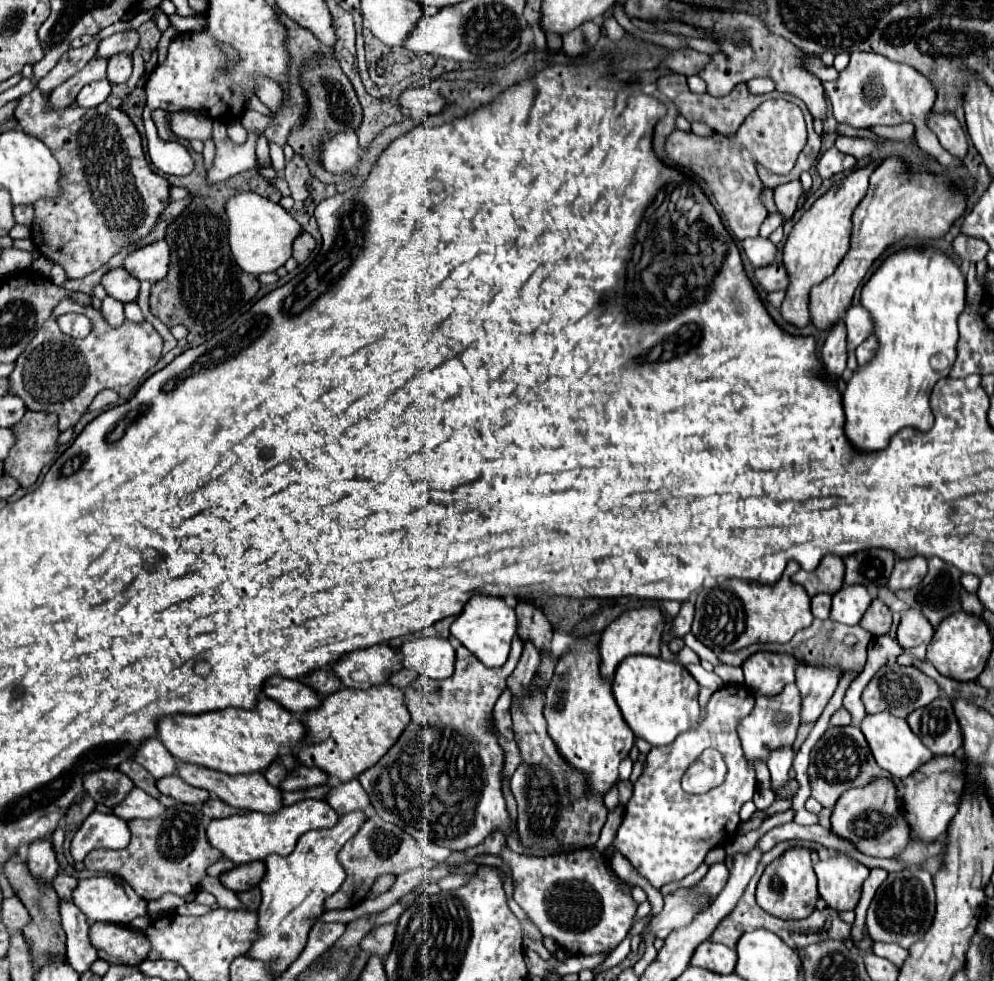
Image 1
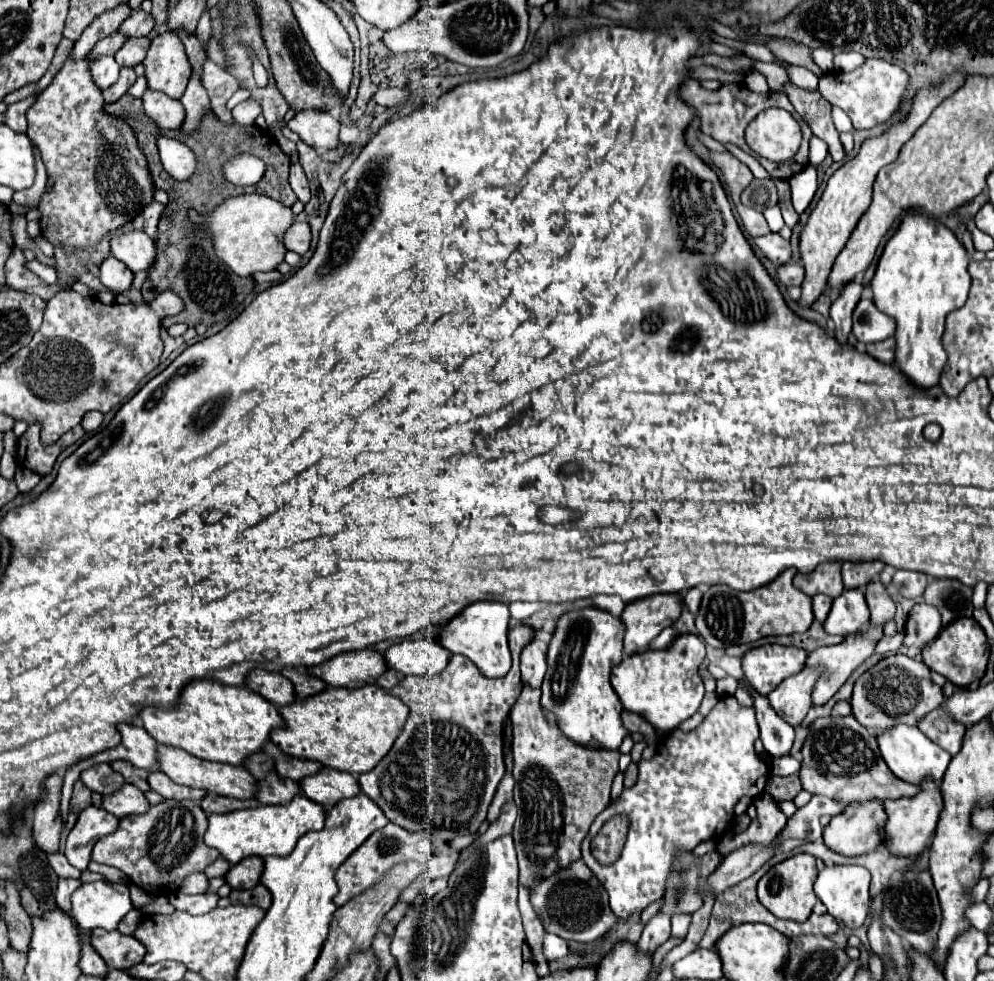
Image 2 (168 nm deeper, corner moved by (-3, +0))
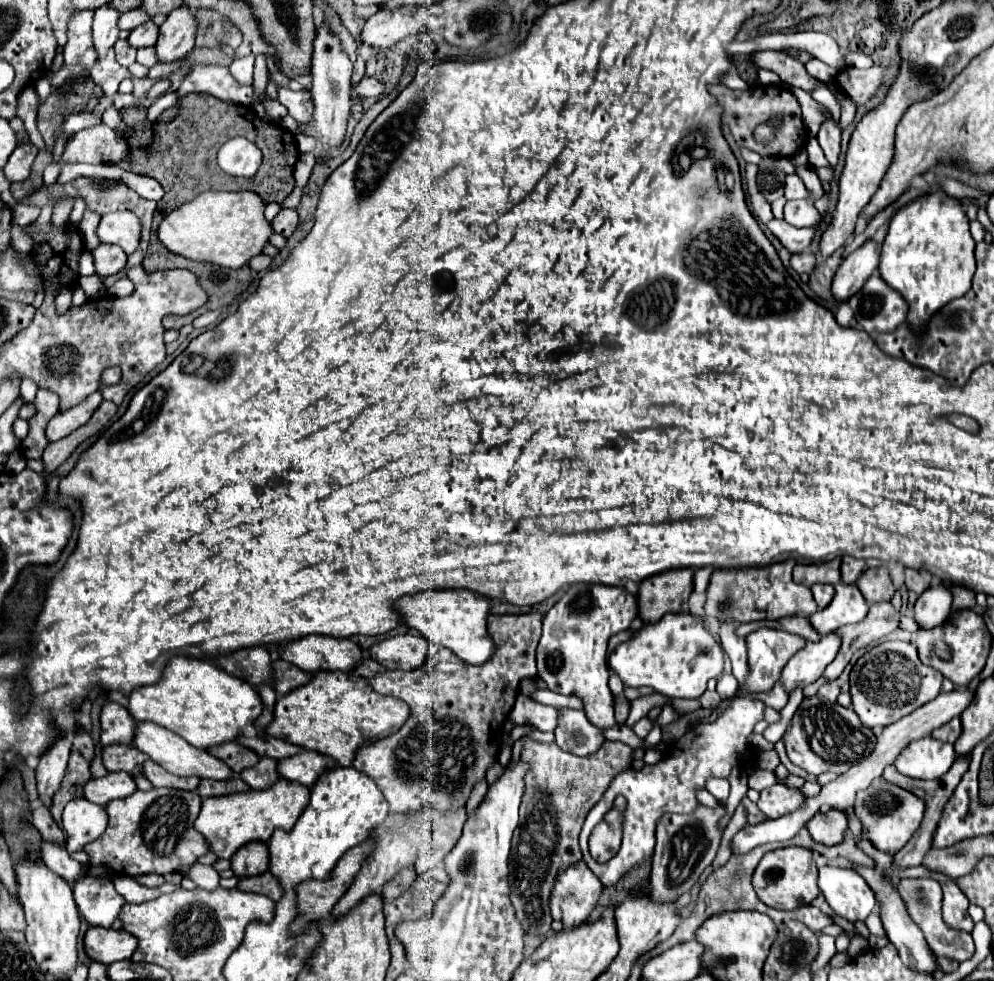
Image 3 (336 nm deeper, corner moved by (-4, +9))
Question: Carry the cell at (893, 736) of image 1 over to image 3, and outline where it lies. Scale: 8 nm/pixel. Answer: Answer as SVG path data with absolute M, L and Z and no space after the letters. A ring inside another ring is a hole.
M932 736L910 742L894 760L894 766L900 774L910 778L934 780L948 772L956 754L954 746L948 742L934 740Z

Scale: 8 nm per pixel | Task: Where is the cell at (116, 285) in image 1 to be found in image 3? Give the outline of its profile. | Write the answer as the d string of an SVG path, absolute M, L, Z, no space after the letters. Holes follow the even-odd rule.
M100 244L92 254L94 254L94 264L96 264L96 274L100 276L118 274L126 266L126 254L118 246Z

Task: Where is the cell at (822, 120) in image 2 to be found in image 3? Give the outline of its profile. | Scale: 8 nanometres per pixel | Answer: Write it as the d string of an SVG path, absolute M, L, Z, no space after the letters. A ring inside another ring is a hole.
M826 112L826 120L822 122L820 126L820 132L818 132L818 142L824 150L824 156L826 160L834 166L838 162L838 156L840 156L840 128L838 124L834 122L834 118L830 116L830 112Z

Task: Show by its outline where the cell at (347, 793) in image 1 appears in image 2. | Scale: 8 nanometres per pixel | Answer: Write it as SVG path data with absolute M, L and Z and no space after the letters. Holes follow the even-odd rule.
M323 767L319 773L315 773L311 777L303 777L299 781L299 787L303 789L303 793L309 799L323 805L325 809L329 809L337 801L357 795L361 791L355 775L349 775L349 773L331 769L331 767Z

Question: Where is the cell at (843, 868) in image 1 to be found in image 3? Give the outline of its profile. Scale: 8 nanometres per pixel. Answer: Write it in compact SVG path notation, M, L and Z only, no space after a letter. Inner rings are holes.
M824 864L818 872L818 888L838 916L858 922L876 908L874 892L852 866Z

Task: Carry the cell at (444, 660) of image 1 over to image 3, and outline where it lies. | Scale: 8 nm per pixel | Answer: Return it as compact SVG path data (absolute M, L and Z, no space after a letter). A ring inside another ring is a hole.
M402 634L402 636L394 636L394 638L386 638L378 644L374 644L370 648L370 658L380 662L382 666L386 666L388 670L414 670L418 666L422 666L426 662L426 656L432 656L438 650L438 646L430 644L424 636L410 636L410 634Z

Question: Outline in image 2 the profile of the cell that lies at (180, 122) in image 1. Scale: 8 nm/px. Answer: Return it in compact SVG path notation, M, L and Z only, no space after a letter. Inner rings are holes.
M145 89L143 93L143 105L145 105L145 113L149 117L153 117L153 121L157 121L157 125L161 125L163 129L179 129L185 121L185 109L177 99L167 97L161 91L153 91L153 89Z

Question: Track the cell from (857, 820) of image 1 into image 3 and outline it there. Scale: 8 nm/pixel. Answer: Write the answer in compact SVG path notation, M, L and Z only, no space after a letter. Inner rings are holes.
M830 810L826 814L816 814L808 822L810 836L826 846L840 844L848 830L848 812L844 810Z

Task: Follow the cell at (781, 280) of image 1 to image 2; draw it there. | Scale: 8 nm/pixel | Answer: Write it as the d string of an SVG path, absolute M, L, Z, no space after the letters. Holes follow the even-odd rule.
M785 263L777 269L777 273L779 273L779 281L787 287L789 285L801 285L803 277L805 277L805 269L799 263Z

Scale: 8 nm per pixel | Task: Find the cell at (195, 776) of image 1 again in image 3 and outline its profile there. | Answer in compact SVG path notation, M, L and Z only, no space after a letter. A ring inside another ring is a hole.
M138 722L134 746L140 752L146 752L150 756L150 760L154 760L162 768L166 768L178 776L198 776L198 778L210 778L210 780L234 778L234 772L230 772L230 768L226 768L226 764L222 764L222 760L218 760L210 752L198 752L198 748L190 748L190 744L186 744L186 740L182 740L182 736L174 736L174 732L166 732L166 728L158 728L156 724Z

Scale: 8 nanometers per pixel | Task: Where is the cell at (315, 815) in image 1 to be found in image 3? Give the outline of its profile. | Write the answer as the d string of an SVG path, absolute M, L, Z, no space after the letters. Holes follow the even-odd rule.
M280 780L268 790L250 790L246 794L216 796L202 802L202 810L194 826L214 846L216 856L228 860L238 848L242 848L248 842L256 842L256 840L268 842L276 828L292 830L296 820L308 808L308 796L310 796L310 788L290 780Z

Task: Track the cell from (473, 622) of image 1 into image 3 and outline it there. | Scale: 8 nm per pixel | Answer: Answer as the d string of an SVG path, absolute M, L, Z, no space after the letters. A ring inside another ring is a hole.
M436 590L404 596L396 604L408 626L420 630L434 646L450 648L466 664L486 664L494 656L496 644L488 632L488 614L492 608L490 598L470 590Z

